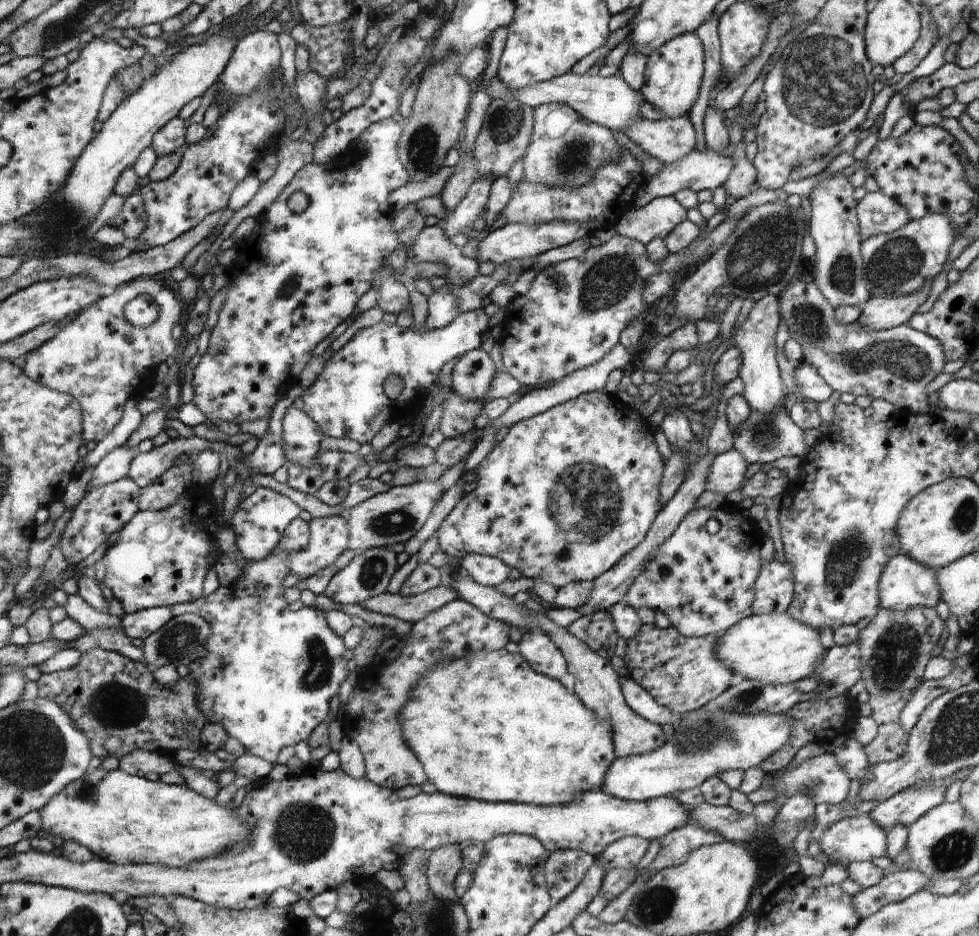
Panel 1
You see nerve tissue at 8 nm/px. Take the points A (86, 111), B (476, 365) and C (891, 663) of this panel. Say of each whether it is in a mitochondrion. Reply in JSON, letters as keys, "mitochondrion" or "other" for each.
{"A":"other","B":"other","C":"mitochondrion"}

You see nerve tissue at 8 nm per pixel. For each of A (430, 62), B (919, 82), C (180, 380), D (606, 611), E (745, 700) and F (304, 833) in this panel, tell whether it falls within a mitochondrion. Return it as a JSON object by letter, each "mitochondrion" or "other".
{"A":"other","B":"other","C":"other","D":"other","E":"mitochondrion","F":"mitochondrion"}

